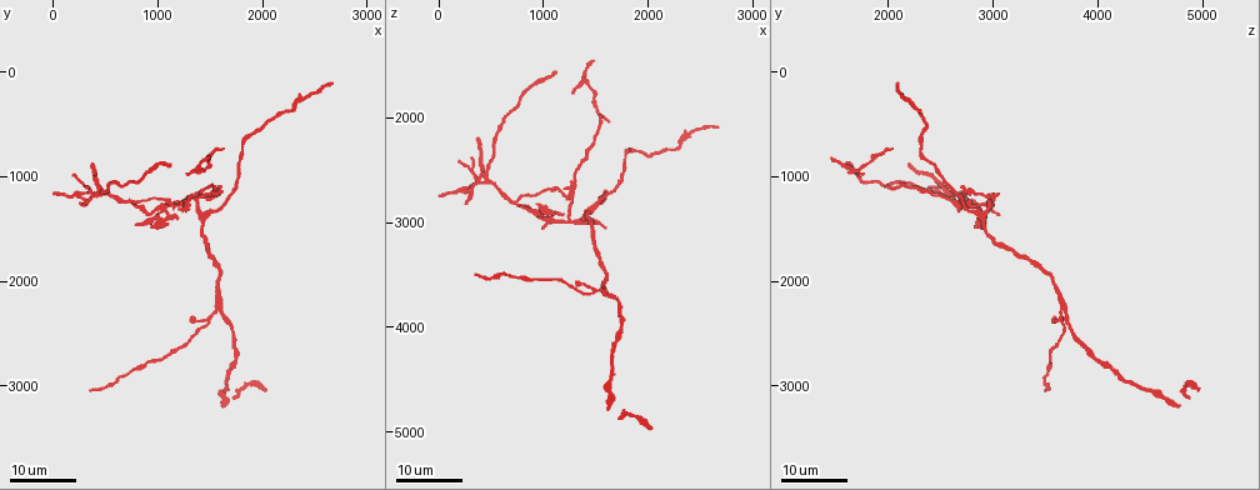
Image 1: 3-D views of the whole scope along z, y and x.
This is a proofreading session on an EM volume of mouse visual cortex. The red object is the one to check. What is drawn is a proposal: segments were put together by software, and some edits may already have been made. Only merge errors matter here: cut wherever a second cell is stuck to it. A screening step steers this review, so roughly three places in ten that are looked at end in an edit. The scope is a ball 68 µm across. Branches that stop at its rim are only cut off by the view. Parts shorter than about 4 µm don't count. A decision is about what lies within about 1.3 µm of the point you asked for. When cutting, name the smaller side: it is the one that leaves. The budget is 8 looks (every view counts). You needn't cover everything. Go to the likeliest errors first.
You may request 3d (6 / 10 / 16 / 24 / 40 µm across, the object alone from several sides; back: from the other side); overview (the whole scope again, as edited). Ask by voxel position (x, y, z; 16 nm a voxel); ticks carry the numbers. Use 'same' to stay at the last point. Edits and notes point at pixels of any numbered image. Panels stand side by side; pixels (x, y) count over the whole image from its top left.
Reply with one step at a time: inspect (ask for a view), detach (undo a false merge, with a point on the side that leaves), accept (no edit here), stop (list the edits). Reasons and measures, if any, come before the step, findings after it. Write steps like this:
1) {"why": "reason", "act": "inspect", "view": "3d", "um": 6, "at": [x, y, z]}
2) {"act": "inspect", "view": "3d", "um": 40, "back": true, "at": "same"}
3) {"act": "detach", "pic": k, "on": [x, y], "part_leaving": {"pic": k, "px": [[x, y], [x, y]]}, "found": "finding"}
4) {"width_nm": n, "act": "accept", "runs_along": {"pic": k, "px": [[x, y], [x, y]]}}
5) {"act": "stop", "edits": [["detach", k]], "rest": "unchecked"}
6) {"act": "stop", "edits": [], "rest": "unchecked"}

{"why": "four arms meet", "act": "inspect", "view": "3d", "um": 24, "at": [1260, 1280, 2740]}

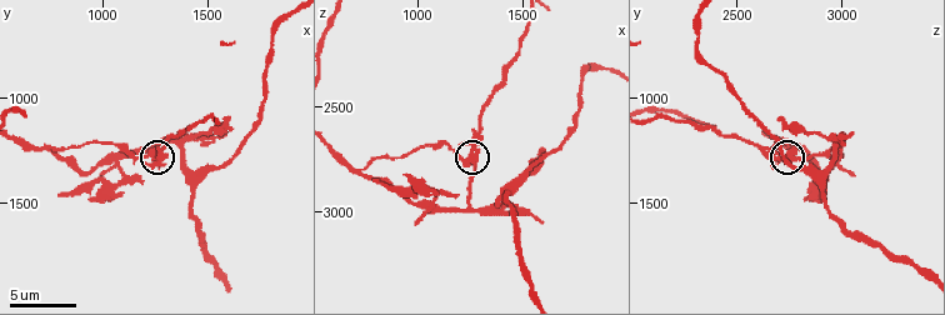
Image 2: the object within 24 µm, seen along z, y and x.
{"act": "inspect", "view": "3d", "um": 10, "at": [1250, 1260, 2740]}

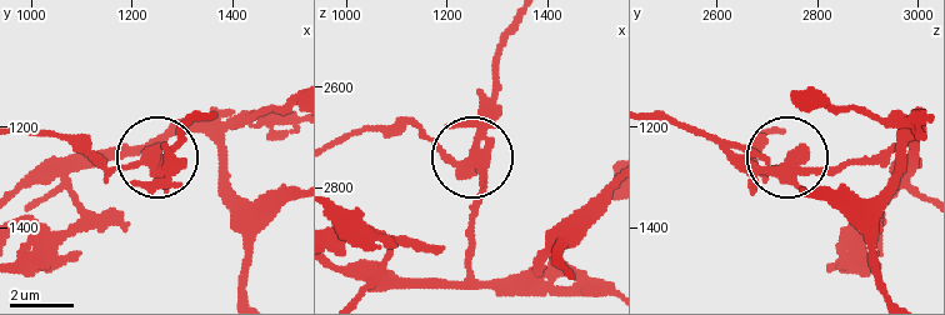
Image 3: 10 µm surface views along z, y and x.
{"arms": 4, "act": "detach", "pic": 3, "on": [170, 146], "part_leaving": {"pic": 3, "px": [[784, 169], [738, 166], [698, 134], [656, 118]]}, "found": "two cells meet here"}

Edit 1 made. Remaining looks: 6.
{"why": "three-way junction", "act": "inspect", "view": "3d", "um": 16, "at": [1600, 2260, 3680]}

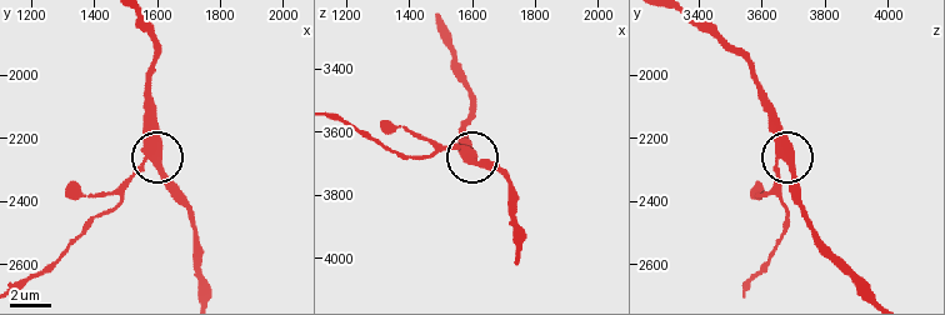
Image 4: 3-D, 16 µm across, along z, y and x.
{"why": "zoom in", "act": "inspect", "view": "3d", "um": 10, "at": [1580, 2260, 3670]}

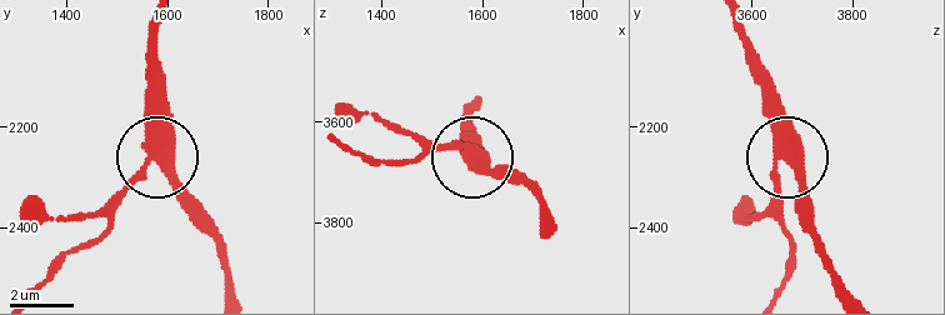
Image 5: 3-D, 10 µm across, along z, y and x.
{"why": "closer look", "act": "inspect", "view": "3d", "um": 6, "at": [1585, 2270, 3670]}

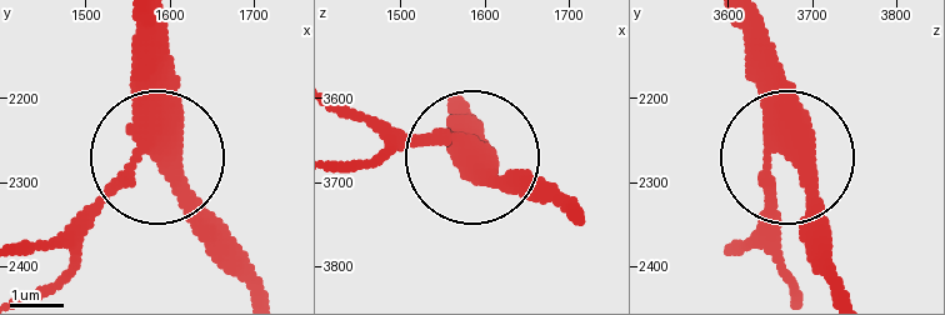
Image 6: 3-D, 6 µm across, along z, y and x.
{"arms": 3, "act": "accept", "runs_along": {"pic": 6, "px": [[149, 28], [154, 158], [74, 238]]}, "found": "all the same cell"}

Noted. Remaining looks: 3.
{"why": "three-way junction", "act": "inspect", "view": "3d", "um": 10, "at": [1440, 1400, 2900]}

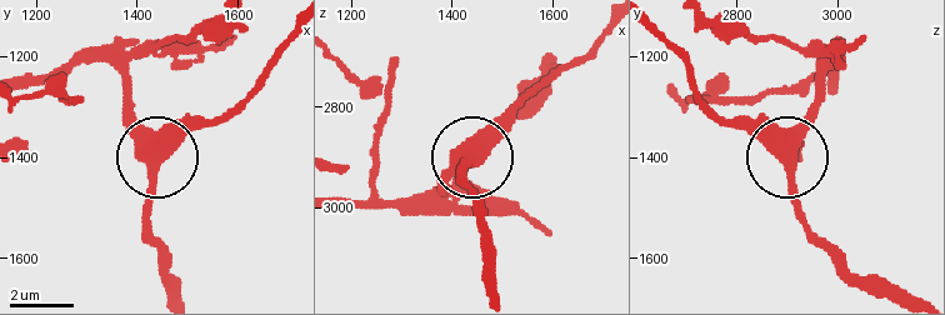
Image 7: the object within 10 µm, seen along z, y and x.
{"side_arm_um": 36, "act": "accept", "found": "continuous, no second cell"}

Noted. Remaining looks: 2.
{"why": "four-way junction", "act": "inspect", "view": "3d", "um": 16, "at": [1070, 1310, 2950]}

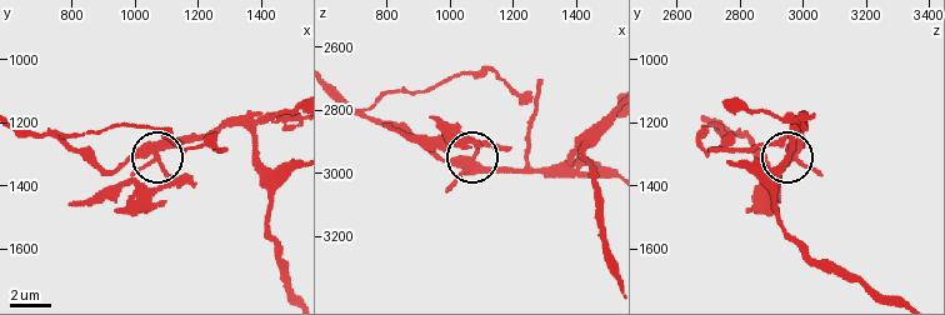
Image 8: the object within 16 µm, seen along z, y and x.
{"act": "inspect", "view": "3d", "um": 6, "at": [1060, 1320, 2960]}

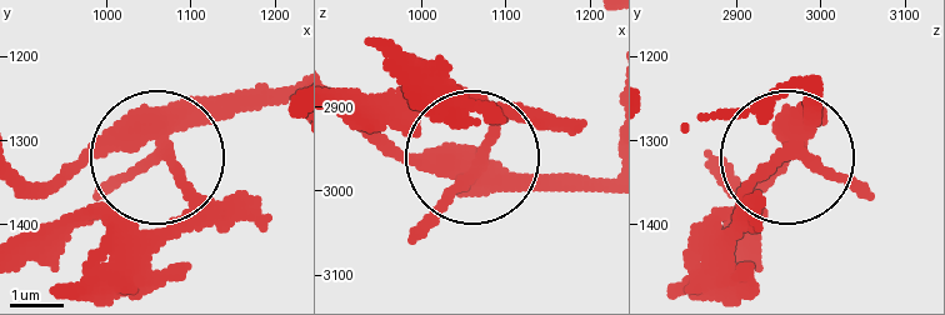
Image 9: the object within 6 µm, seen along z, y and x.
{"arms": 4, "act": "detach", "pic": 9, "on": [116, 184], "part_leaving": {"pic": 9, "px": [[160, 145], [183, 208], [160, 230], [26, 230]]}, "found": "a second cell is stuck on"}

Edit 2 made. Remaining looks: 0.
{"act": "stop", "edits": [["detach", 3], ["detach", 9]], "rest": "unchecked"}

